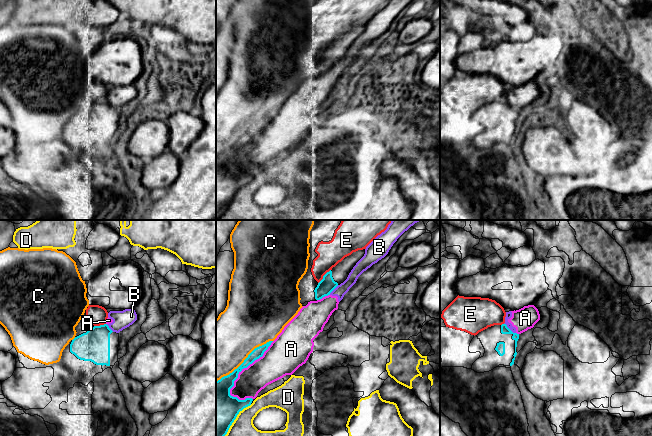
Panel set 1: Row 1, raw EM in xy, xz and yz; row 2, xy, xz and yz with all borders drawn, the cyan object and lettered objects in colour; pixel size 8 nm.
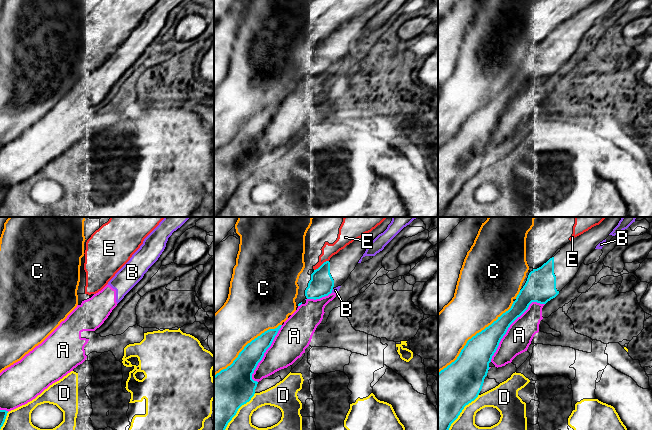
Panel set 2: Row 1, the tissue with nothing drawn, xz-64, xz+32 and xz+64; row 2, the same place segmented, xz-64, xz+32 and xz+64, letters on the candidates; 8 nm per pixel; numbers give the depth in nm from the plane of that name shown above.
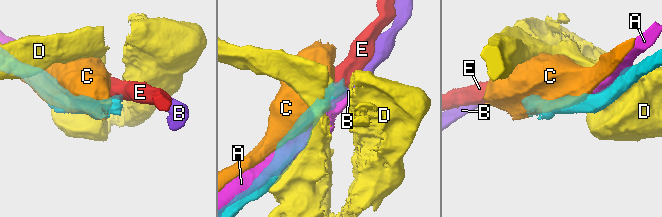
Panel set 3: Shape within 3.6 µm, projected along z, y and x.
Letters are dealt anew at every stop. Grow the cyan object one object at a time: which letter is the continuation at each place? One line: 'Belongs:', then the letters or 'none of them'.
Belongs: E

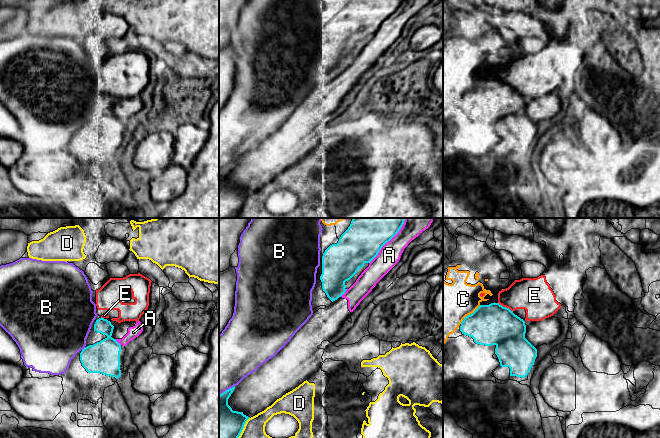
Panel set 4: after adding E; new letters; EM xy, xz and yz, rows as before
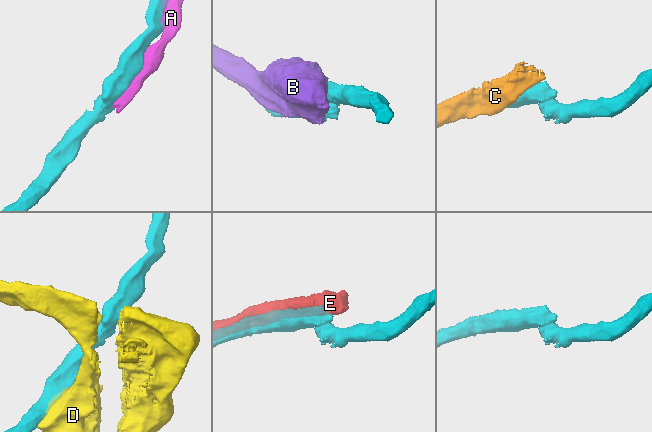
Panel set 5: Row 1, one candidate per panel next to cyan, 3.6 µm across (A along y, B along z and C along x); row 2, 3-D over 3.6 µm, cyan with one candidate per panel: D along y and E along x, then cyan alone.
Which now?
Belongs: none of them

